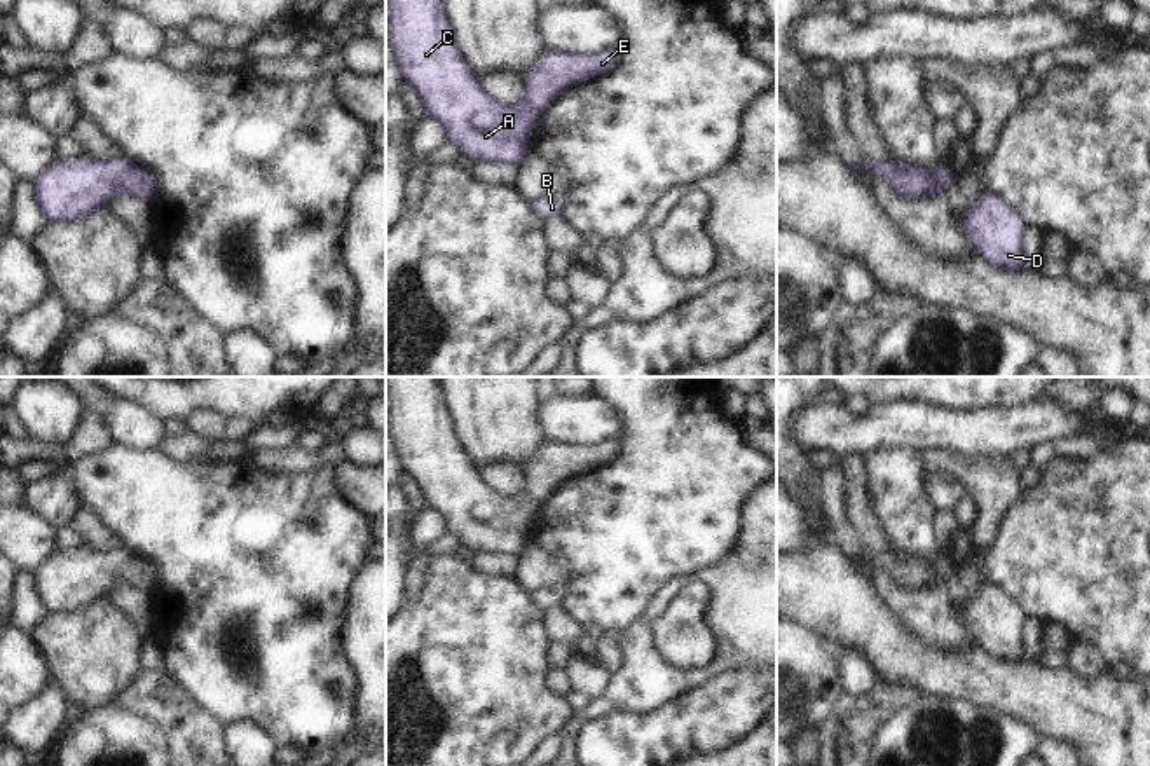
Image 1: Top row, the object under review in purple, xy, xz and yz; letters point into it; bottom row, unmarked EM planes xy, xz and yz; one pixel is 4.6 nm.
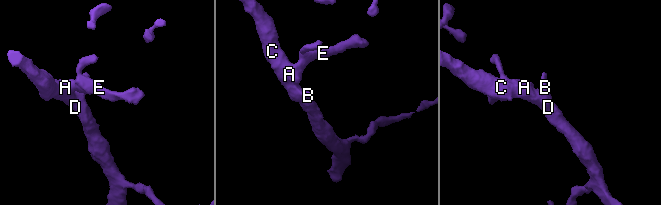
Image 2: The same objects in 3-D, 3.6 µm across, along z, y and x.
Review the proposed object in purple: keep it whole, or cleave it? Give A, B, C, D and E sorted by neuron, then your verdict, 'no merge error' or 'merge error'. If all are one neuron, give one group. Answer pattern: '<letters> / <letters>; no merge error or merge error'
A B C D E; no merge error

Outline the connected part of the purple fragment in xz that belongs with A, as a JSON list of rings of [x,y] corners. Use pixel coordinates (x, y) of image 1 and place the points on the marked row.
[[[387,0],[387,17],[401,80],[414,87],[424,117],[438,122],[445,129],[447,141],[454,143],[469,161],[497,162],[510,171],[525,157],[534,122],[557,96],[576,84],[609,73],[618,65],[618,49],[595,54],[544,51],[524,75],[520,101],[501,105],[485,92],[482,79],[461,56],[442,0]]]

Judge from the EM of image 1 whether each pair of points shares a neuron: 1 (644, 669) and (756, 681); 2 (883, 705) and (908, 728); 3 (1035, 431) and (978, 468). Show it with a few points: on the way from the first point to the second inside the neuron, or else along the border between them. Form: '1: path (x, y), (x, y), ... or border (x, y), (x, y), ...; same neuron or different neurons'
1: border (756, 665), (723, 670), (679, 695); different neurons
2: border (924, 693), (882, 726), (871, 747); different neurons
3: border (957, 454), (1006, 454), (1021, 461); different neurons

